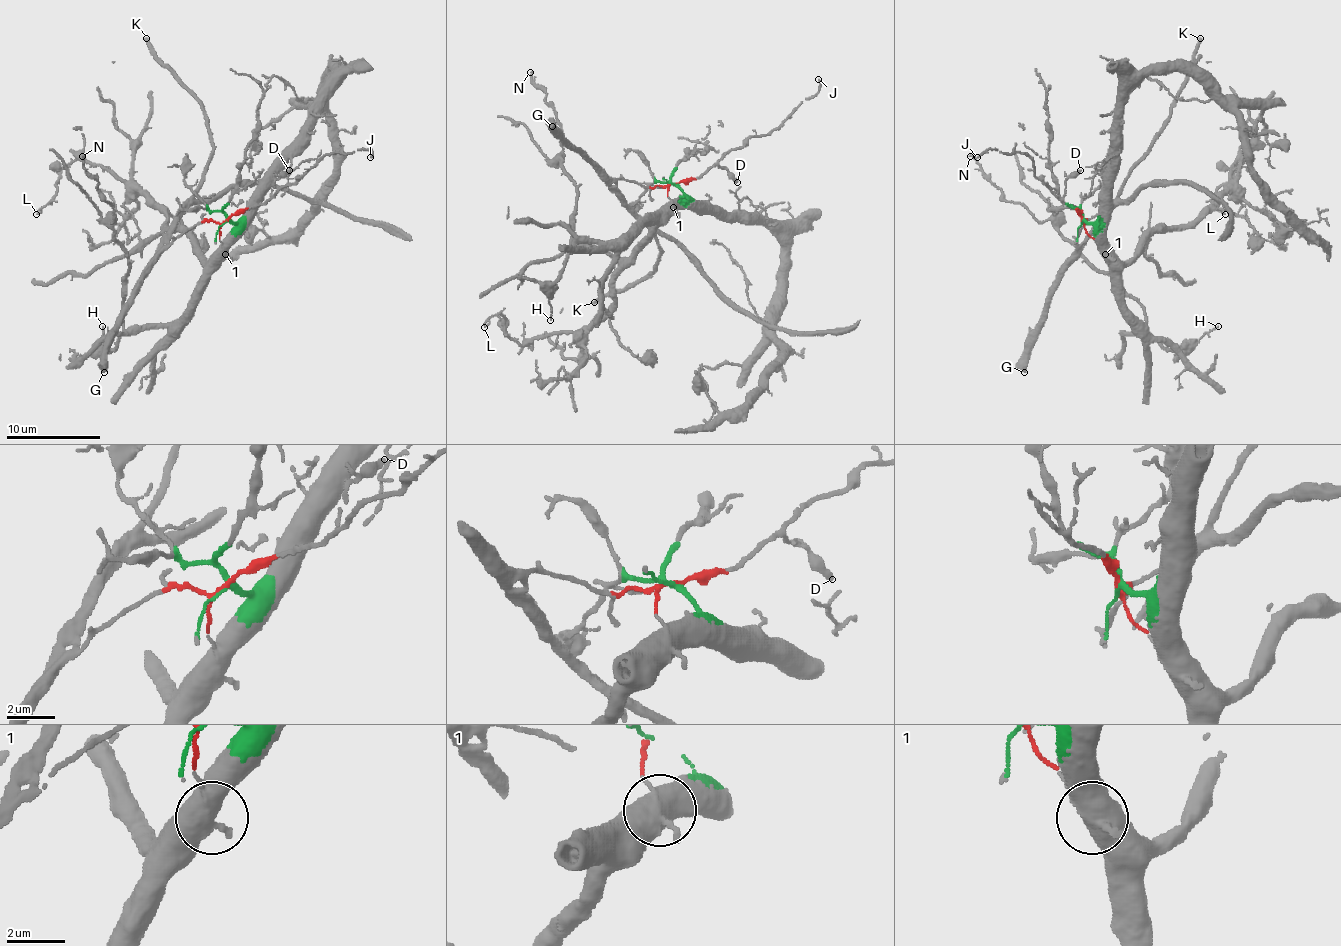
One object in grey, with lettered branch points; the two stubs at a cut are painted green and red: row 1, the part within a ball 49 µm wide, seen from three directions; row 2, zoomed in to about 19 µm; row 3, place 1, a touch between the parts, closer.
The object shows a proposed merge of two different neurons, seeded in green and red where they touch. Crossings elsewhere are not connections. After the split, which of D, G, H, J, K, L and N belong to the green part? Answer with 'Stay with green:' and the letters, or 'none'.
Stay with green: H, L, N

